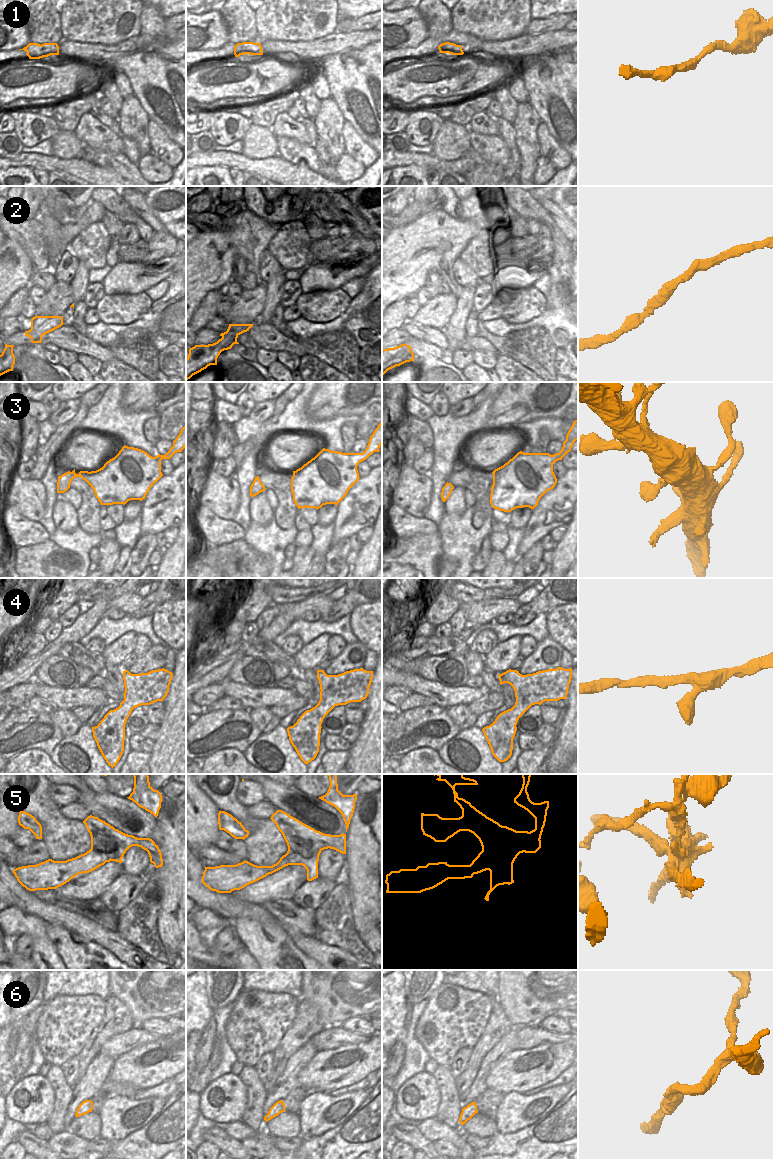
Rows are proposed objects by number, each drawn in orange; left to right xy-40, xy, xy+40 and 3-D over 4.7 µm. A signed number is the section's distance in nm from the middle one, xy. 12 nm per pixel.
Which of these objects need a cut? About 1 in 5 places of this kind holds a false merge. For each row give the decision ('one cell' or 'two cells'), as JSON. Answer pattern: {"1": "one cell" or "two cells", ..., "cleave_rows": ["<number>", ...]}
{"1": "one cell", "2": "one cell", "3": "one cell", "4": "one cell", "5": "two cells", "6": "one cell", "cleave_rows": ["5"]}

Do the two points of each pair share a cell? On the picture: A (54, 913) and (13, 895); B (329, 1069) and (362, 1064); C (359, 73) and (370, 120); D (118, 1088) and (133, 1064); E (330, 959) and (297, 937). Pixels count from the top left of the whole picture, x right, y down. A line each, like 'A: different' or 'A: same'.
A: same
B: same
C: same
D: different
E: same

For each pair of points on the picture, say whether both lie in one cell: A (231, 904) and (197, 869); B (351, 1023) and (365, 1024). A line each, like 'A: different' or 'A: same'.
A: same
B: same

